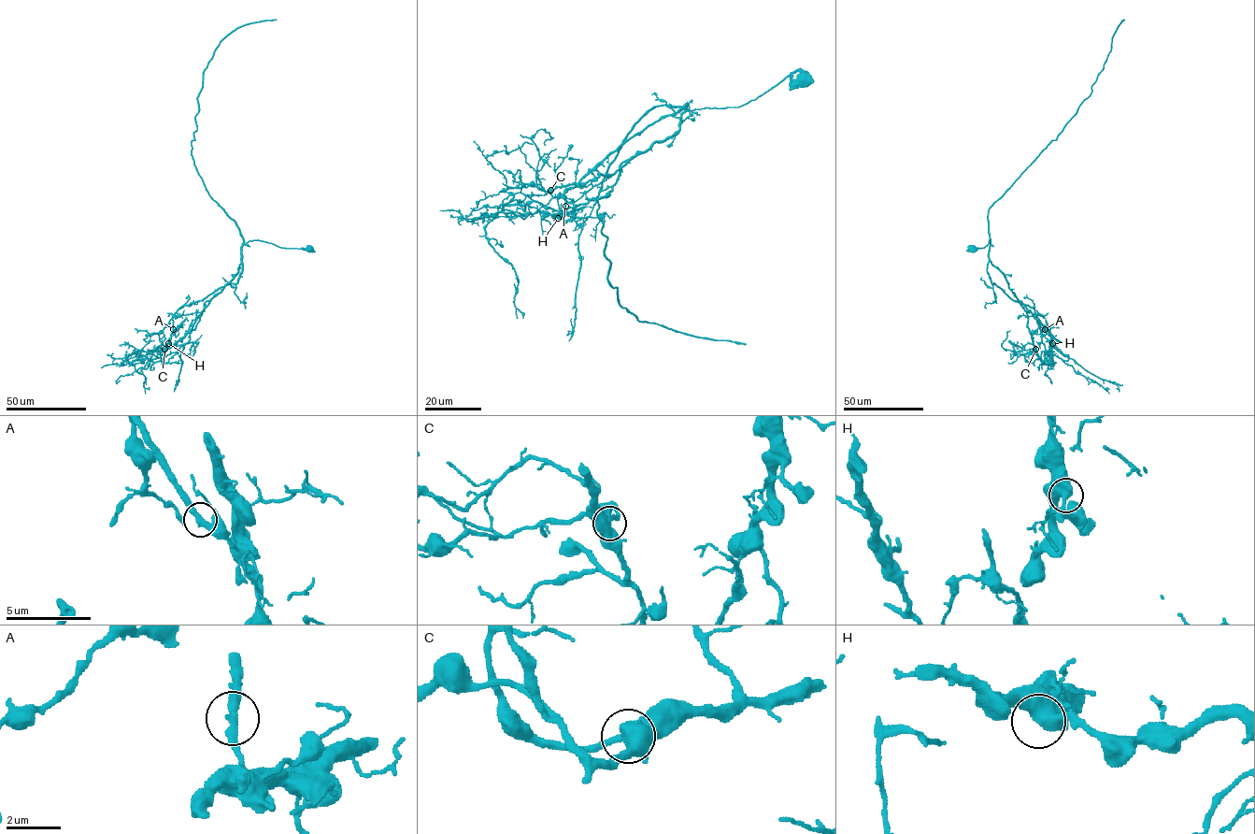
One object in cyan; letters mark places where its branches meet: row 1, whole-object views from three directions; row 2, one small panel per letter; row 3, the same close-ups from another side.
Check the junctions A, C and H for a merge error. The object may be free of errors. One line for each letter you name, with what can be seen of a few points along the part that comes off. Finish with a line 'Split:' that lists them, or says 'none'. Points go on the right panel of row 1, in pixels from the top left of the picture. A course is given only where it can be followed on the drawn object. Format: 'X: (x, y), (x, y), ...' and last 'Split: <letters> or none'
A: (1046, 329), (1054, 348), (1090, 373), (1113, 381), (1119, 391)
Split: A

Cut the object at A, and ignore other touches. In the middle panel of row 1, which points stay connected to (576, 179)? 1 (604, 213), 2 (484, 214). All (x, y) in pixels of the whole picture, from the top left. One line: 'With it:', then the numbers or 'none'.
With it: none

